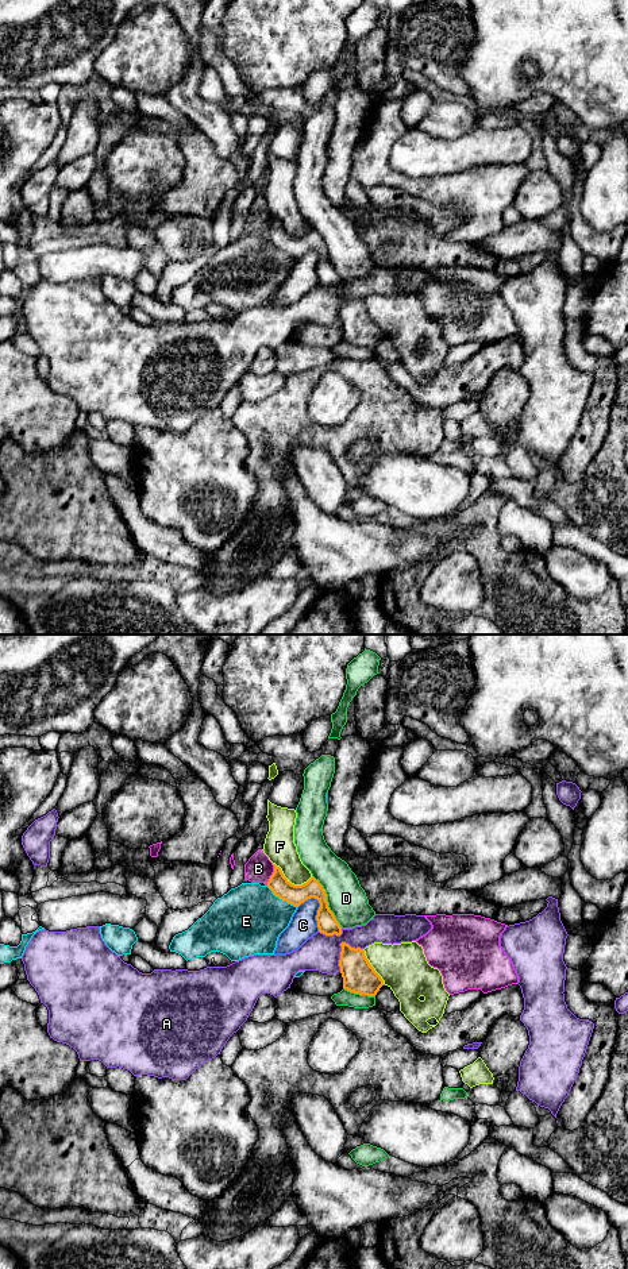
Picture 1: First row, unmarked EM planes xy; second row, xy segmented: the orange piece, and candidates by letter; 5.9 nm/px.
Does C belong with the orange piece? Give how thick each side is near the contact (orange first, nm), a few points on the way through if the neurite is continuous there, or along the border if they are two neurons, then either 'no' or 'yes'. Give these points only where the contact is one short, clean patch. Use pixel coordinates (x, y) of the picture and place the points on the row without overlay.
120 nm thick on the orange side, 160 nm on the other; border along xy (311, 249), (319, 255), (316, 267), (319, 282); no

